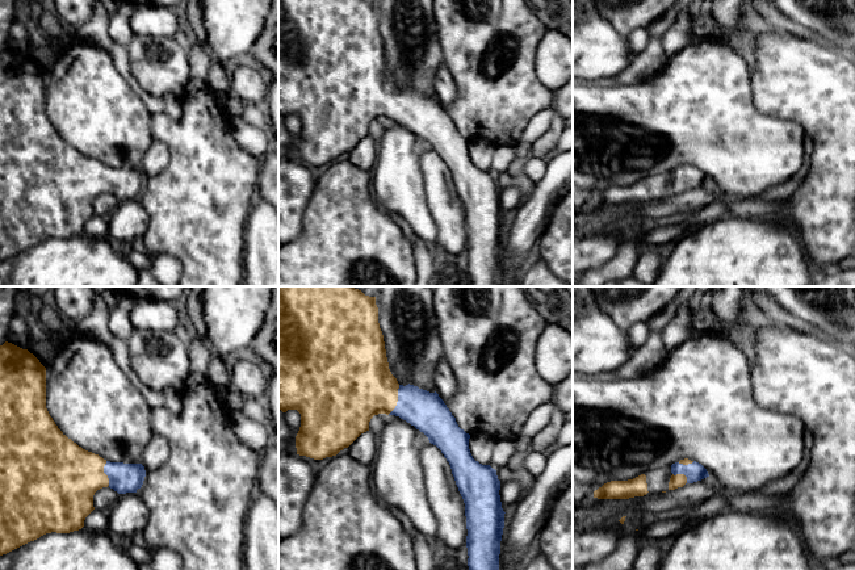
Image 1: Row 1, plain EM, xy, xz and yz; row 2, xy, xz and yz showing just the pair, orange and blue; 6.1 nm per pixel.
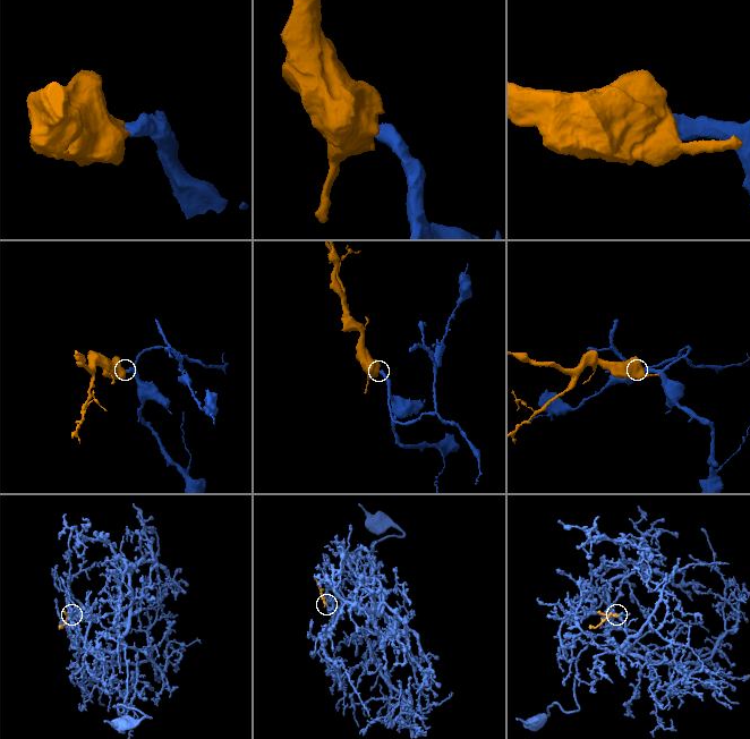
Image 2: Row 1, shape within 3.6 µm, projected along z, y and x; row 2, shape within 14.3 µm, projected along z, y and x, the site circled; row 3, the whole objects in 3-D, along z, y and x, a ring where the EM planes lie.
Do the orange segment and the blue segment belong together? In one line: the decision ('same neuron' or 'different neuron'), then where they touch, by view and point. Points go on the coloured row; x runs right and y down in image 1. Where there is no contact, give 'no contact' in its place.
same neuron; meets orange in xz at (397, 399)

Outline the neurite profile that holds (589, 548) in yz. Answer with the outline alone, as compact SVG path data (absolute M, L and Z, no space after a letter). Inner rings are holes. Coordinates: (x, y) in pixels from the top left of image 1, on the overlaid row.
M615 521L600 531L581 533L573 538L573 570L603 562L615 552L625 532L624 524Z

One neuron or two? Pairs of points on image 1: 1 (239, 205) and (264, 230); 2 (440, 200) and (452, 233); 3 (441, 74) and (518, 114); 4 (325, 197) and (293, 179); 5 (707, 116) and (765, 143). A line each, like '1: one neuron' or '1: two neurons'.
1: two neurons
2: one neuron
3: two neurons
4: two neurons
5: one neuron

